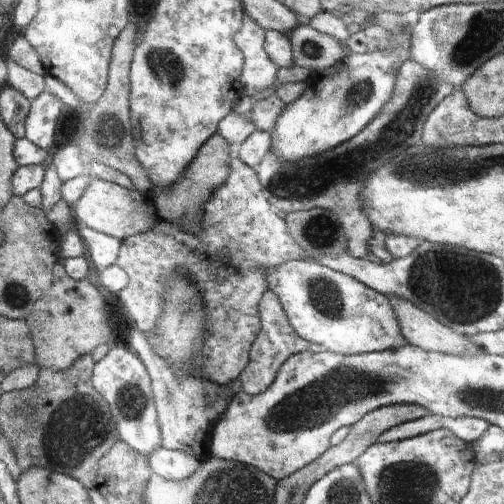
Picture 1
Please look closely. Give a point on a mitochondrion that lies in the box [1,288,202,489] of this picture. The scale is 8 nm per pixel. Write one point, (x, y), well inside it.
(77, 427)

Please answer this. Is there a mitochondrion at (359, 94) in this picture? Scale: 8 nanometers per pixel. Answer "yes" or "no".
yes

